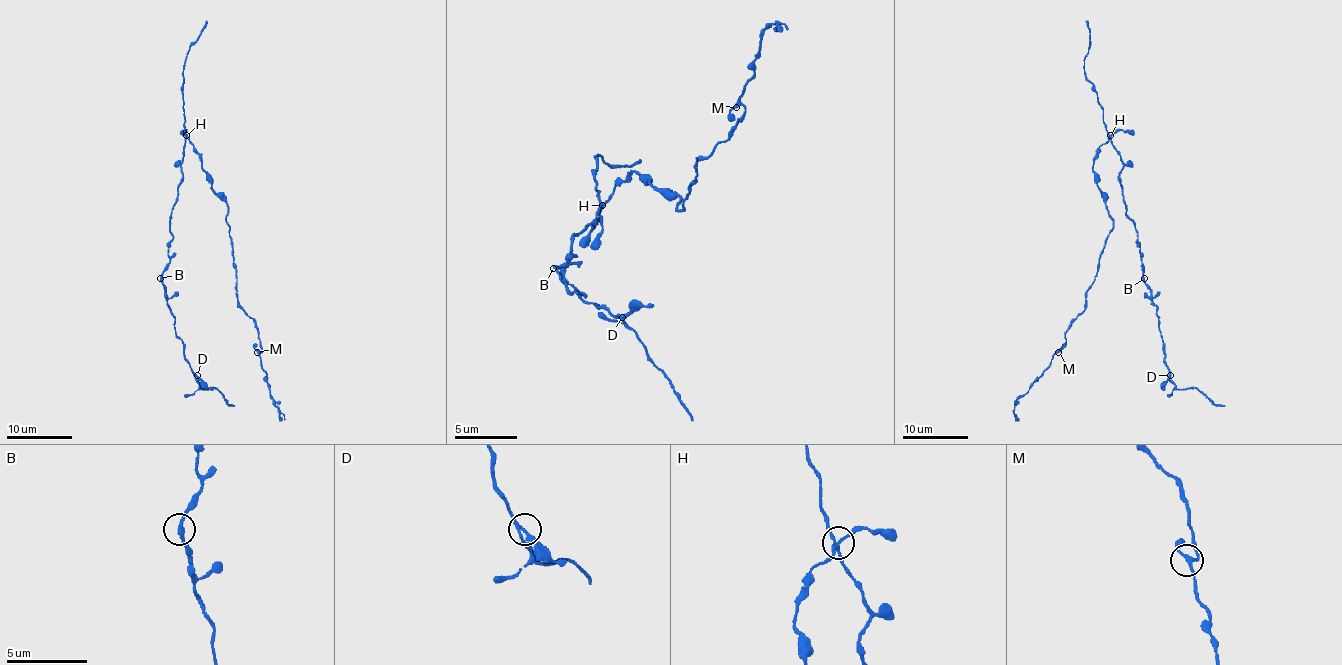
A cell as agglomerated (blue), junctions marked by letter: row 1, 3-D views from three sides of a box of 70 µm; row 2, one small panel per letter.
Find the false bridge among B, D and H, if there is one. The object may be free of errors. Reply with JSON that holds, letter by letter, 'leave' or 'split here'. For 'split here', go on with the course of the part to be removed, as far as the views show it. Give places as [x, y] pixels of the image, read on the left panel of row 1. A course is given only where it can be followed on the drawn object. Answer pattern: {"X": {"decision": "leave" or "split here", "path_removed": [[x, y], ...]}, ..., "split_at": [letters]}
{"B": {"decision": "leave"}, "D": {"decision": "leave"}, "H": {"decision": "leave"}, "split_at": []}

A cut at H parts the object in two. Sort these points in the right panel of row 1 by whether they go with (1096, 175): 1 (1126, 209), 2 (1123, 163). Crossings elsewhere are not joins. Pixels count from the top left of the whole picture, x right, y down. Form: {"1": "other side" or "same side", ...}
{"1": "other side", "2": "other side"}

